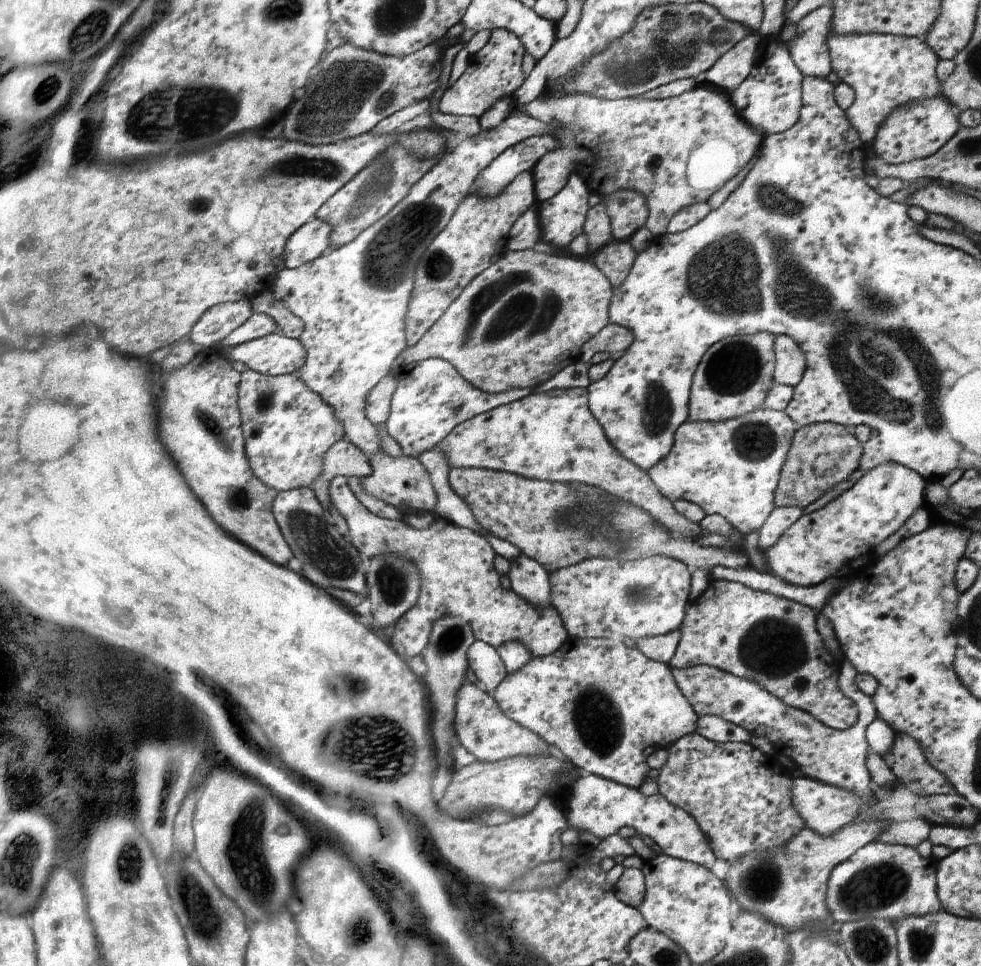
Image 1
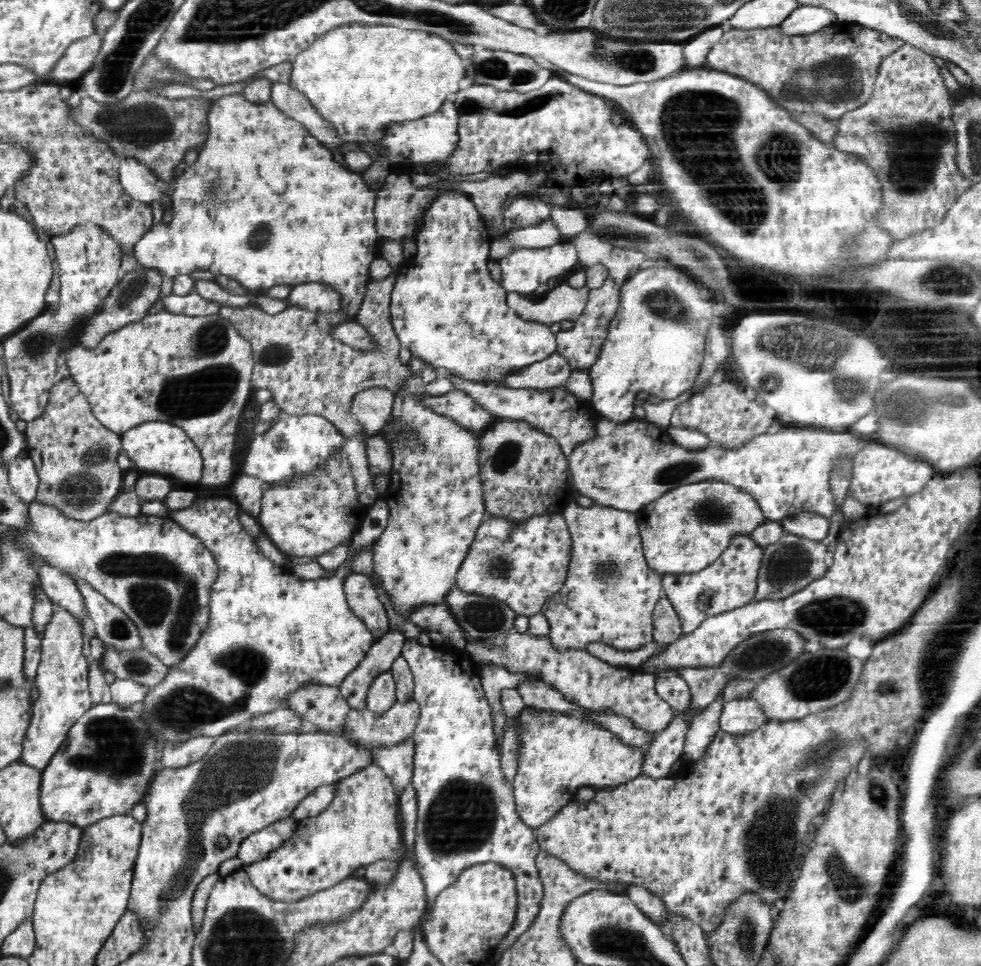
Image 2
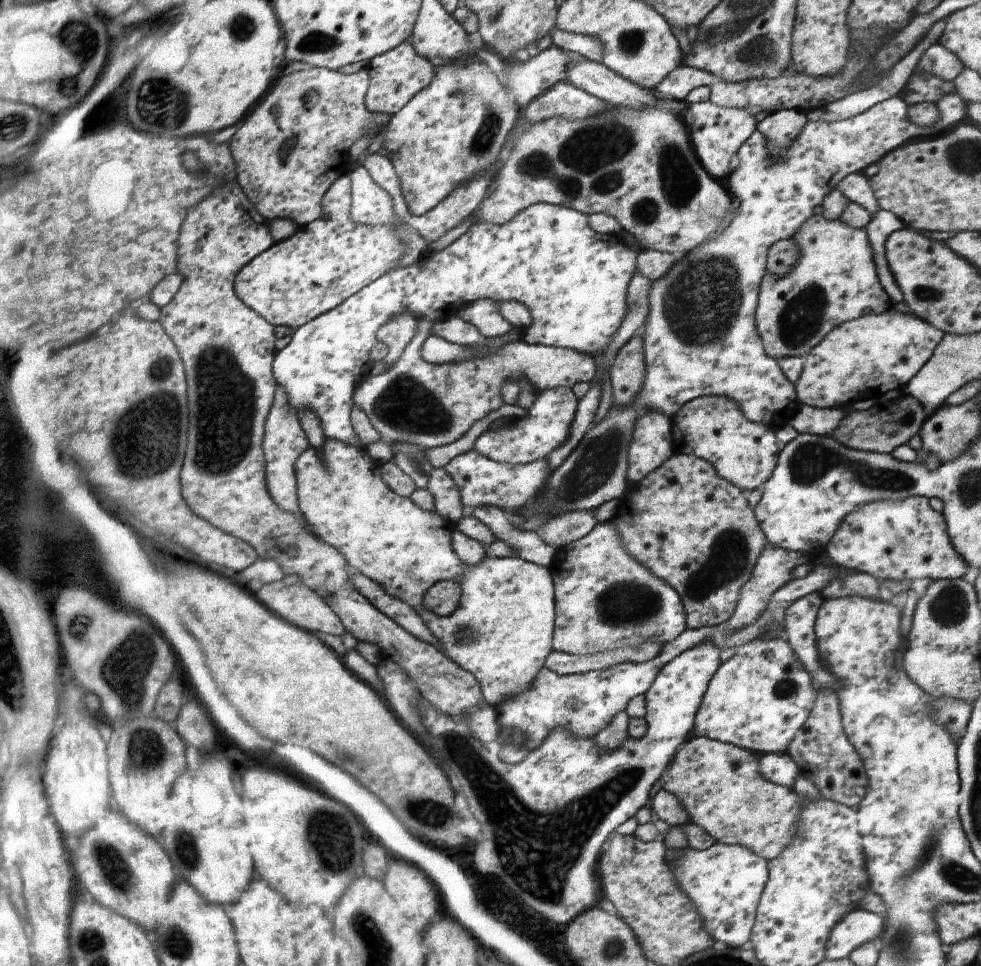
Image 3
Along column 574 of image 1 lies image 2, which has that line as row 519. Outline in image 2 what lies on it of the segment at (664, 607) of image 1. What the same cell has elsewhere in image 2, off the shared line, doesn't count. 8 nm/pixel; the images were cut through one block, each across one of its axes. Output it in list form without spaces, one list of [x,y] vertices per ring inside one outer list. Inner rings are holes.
[[[573,501],[568,504],[563,511],[563,516],[572,541],[571,562],[563,588],[552,596],[550,600],[546,601],[546,604],[544,604],[541,610],[548,619],[548,623],[551,624],[548,636],[551,639],[552,646],[554,646],[556,650],[568,650],[568,648],[585,650],[590,642],[603,642],[618,650],[634,650],[653,641],[653,610],[658,600],[664,596],[663,586],[660,582],[662,575],[654,570],[650,570],[648,564],[646,564],[646,560],[644,560],[644,550],[642,550],[642,542],[640,542],[640,530],[638,530],[638,518],[636,518],[636,515],[636,513],[628,513],[624,510],[605,509],[604,506],[592,505],[589,508],[583,508],[580,504],[576,504],[576,502]]]

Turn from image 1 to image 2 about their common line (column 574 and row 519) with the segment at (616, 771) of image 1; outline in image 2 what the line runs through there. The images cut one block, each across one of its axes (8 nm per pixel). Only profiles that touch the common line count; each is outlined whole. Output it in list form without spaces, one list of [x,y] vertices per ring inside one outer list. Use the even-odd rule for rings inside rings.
[[[702,481],[677,486],[636,514],[638,522],[644,524],[640,526],[640,534],[644,534],[644,554],[648,566],[660,575],[690,574],[704,570],[727,550],[732,538],[738,535],[750,536],[758,526],[768,522],[760,506],[748,494],[724,481]]]

